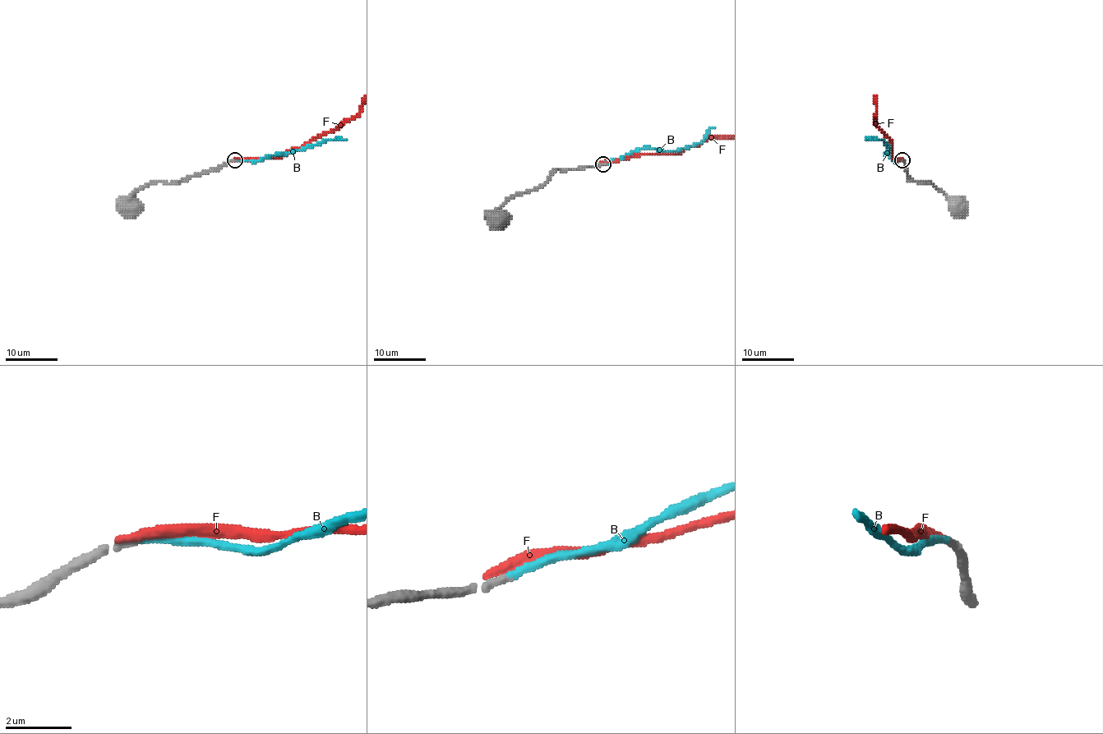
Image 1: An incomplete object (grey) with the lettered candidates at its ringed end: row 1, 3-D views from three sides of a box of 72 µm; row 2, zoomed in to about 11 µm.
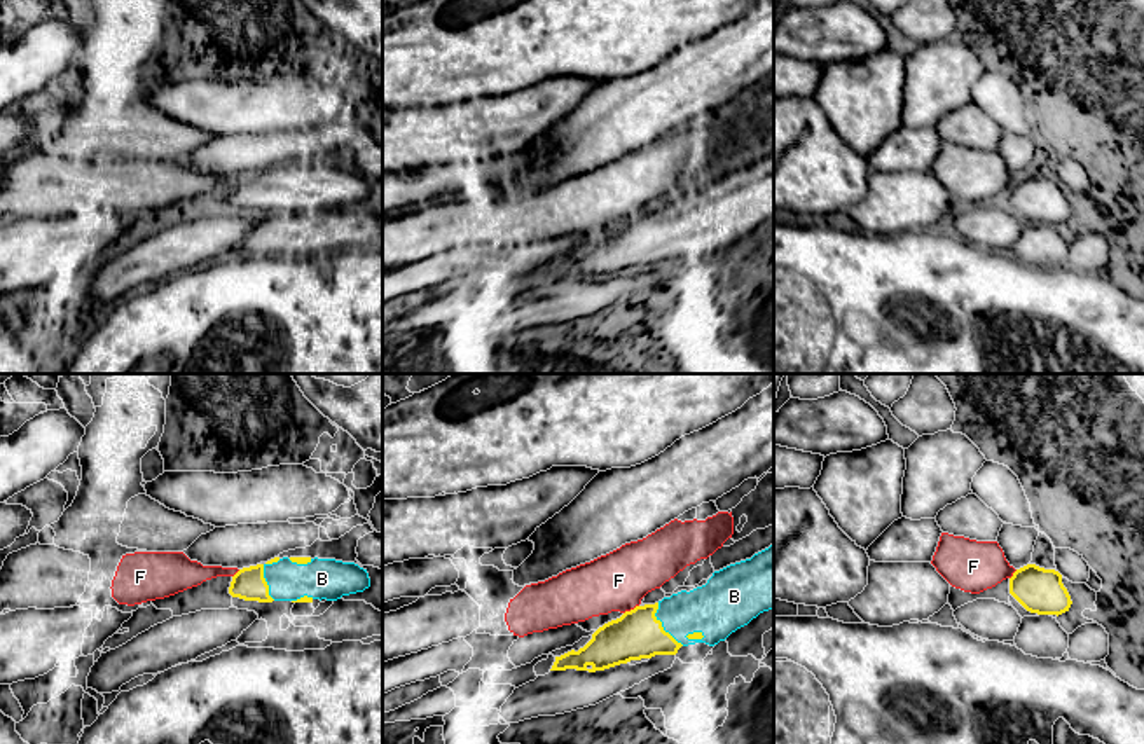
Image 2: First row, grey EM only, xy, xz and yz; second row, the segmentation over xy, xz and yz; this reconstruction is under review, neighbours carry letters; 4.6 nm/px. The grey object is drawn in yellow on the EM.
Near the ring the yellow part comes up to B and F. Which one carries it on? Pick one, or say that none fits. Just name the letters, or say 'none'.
B

